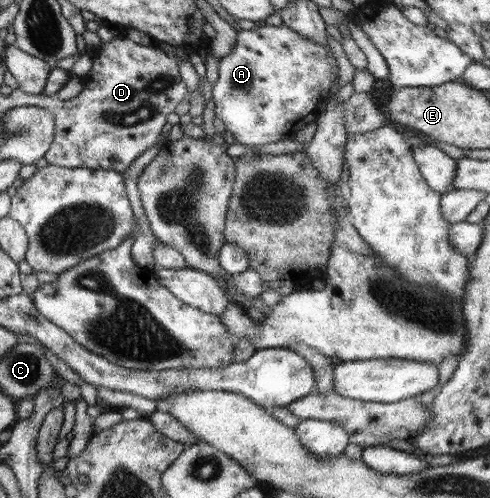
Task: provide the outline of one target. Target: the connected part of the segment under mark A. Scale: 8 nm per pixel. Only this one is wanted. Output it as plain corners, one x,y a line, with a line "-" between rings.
288,26
241,29
231,52
219,61
219,77
212,87
215,116
225,124
237,143
260,145
295,138
297,132
323,114
331,98
330,88
337,79
337,70
330,48
307,40

